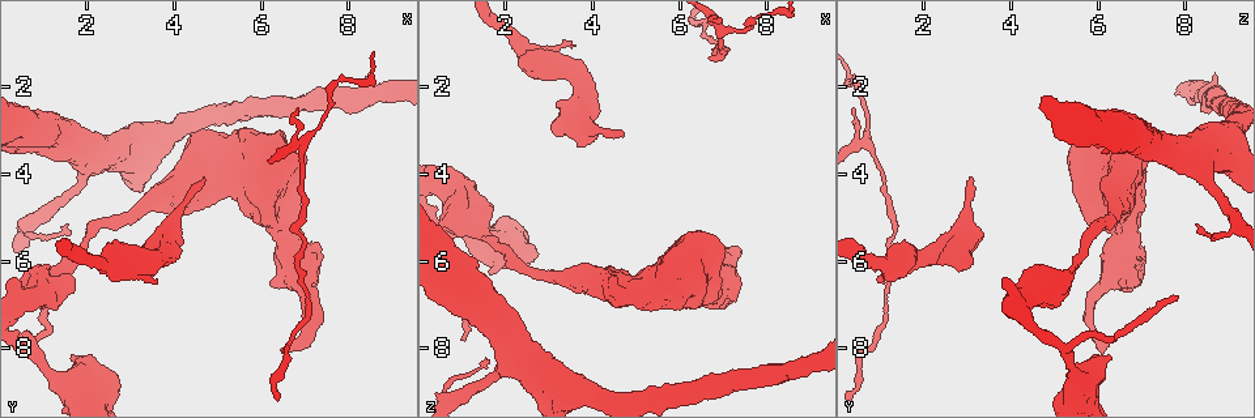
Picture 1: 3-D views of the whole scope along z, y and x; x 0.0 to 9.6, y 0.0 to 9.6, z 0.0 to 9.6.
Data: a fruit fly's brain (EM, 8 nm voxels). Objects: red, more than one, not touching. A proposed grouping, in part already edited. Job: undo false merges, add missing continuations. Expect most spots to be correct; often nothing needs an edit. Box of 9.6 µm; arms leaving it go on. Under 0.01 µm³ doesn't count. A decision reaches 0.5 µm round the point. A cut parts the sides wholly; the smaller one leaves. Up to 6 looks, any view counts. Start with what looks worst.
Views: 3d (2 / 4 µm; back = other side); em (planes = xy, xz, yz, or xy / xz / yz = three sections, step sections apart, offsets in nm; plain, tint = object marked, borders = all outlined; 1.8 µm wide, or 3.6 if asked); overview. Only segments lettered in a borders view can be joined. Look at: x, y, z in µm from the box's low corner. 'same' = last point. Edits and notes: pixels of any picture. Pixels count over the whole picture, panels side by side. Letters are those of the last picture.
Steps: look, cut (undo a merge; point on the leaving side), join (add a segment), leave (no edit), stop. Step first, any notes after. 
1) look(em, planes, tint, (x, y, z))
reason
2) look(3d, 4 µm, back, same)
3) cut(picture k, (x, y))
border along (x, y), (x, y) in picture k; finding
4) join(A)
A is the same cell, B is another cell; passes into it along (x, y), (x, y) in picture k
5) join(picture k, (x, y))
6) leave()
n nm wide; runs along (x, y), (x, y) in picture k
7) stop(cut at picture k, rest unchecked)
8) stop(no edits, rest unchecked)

look(3d, 2 µm, (6.95, 3.25, 0.75))
calibre changes

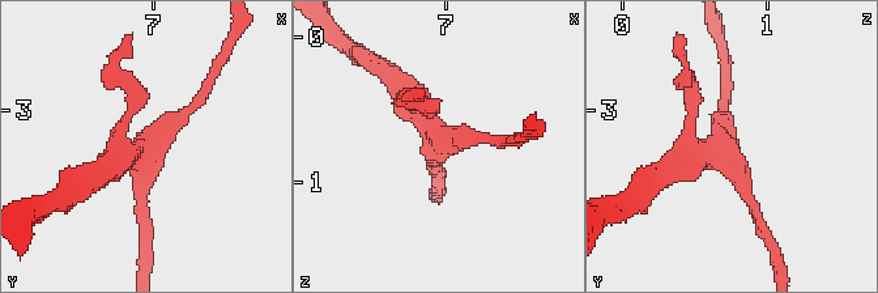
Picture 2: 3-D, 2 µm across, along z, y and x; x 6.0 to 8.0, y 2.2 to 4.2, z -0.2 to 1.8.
look(em, planes, tint, (6.94, 3.28, 0.68))

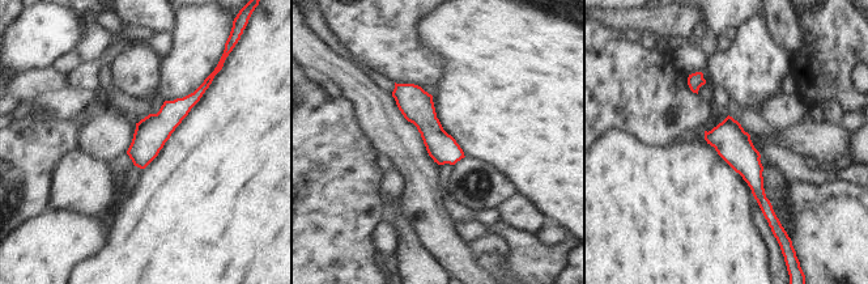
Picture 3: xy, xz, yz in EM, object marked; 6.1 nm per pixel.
look(em, planes, borders, same)
what lies round it

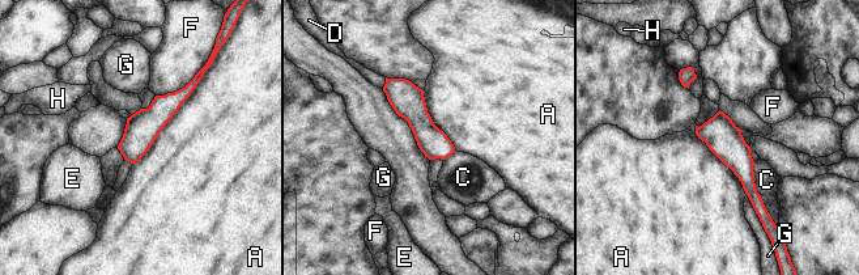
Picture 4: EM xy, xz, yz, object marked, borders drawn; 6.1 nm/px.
leave()
A, C, D, E, F, G and H are other cells; runs along (719, 115), (719, 134), (760, 206) in picture 4; one neuron here

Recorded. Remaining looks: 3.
look(em, planes, borders, (1.60, 8.20, 6.30))
stops while still wide

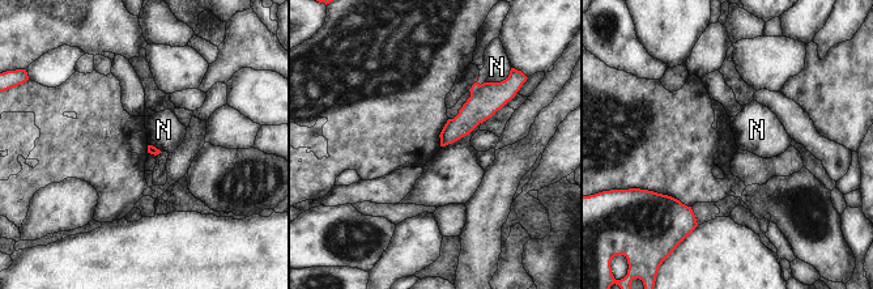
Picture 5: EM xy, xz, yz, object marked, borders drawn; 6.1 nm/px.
leave()
N is another cell; border along (481, 123), (468, 134), (442, 147) in picture 5; none of them fits

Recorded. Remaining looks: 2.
look(3d, 4 µm, (1.00, 6.90, 7.80))
thin end

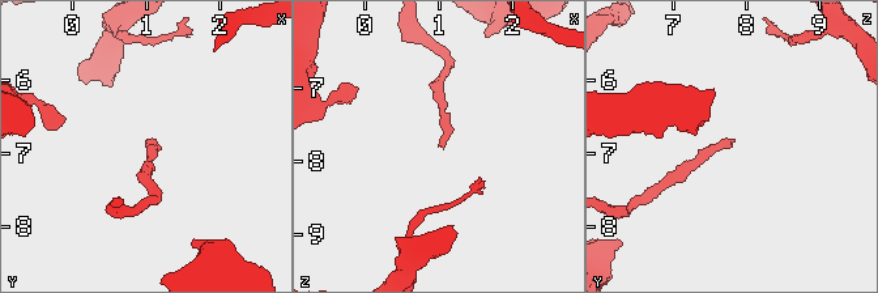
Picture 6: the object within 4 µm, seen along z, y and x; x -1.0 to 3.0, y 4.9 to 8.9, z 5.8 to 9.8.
look(em, planes, borders, (1.00, 6.90, 7.75))
shape alone is not enough

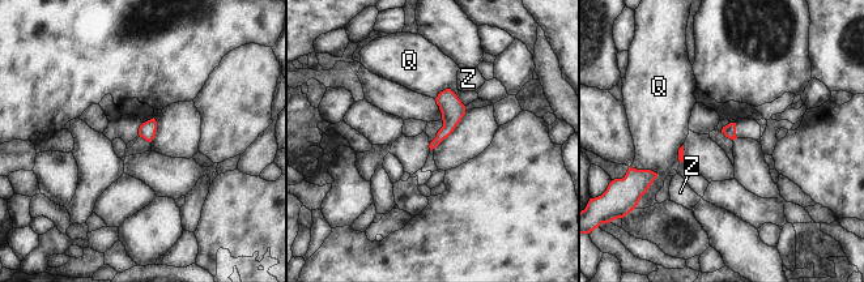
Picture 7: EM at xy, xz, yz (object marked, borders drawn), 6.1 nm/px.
leave()
80 nm wide; Q touches over 200 nm; Q and Z are other cells; no lettered segment goes on from it

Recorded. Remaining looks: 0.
stop(no edits, rest unchecked)

